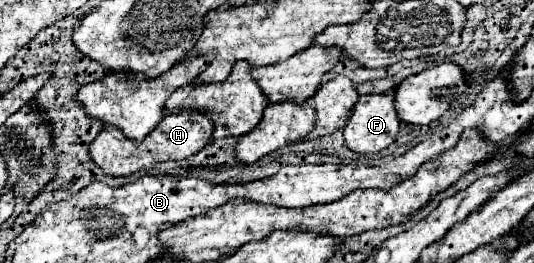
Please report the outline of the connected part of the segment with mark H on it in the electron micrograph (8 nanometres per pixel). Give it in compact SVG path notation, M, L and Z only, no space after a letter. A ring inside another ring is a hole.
M183 111L179 115L165 115L161 123L147 135L145 141L133 143L121 135L115 127L105 127L97 139L89 145L89 157L91 161L109 177L125 177L131 173L137 173L139 169L149 169L163 161L181 161L185 157L195 155L201 151L213 131L213 121L207 115L201 115L197 111Z

